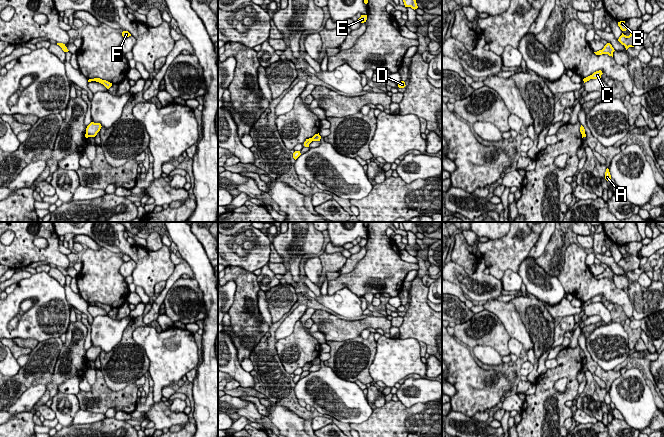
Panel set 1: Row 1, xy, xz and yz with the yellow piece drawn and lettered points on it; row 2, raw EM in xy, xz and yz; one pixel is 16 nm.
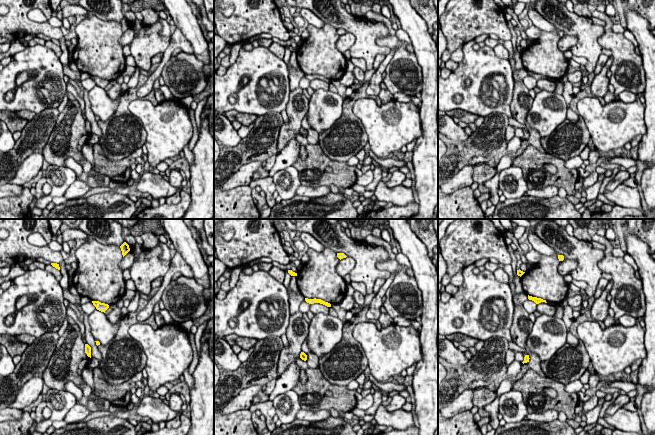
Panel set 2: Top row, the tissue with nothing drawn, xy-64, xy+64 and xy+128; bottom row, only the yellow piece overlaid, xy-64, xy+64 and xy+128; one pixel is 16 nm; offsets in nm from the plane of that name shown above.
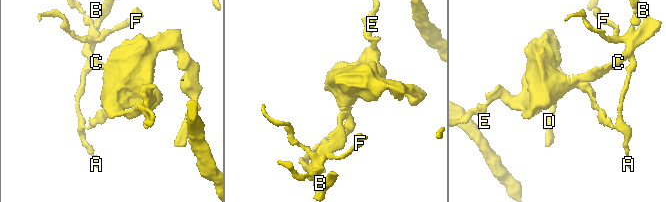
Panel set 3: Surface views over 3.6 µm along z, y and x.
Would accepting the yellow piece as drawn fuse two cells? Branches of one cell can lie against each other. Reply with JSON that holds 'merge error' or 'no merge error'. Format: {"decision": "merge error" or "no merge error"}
{"decision": "merge error"}

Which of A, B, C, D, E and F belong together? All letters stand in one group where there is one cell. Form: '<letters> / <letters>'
A F / B C D E

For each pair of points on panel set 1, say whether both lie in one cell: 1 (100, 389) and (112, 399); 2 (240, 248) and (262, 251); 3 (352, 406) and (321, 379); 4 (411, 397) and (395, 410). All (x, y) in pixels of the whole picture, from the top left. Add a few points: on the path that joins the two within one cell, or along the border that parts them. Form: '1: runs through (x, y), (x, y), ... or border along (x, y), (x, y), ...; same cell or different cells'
1: runs through (103, 392), (109, 398); same cell
2: runs through (245, 249), (257, 251); same cell
3: runs through (344, 400), (329, 387); same cell
4: border along (399, 400), (407, 407), (418, 403), (426, 403); different cells

